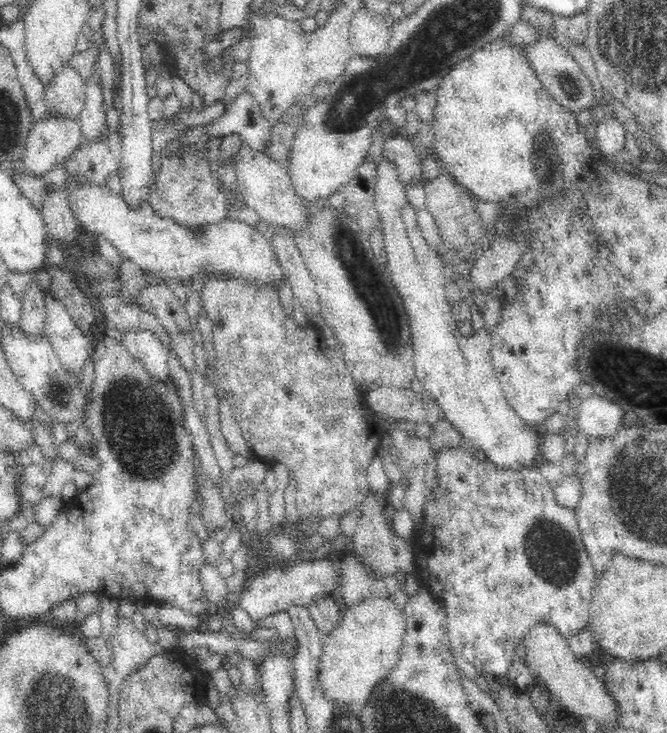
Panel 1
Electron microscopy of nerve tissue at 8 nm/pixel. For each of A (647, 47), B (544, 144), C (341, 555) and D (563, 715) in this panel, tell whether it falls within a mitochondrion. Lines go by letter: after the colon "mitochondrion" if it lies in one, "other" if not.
A: mitochondrion
B: mitochondrion
C: other
D: other

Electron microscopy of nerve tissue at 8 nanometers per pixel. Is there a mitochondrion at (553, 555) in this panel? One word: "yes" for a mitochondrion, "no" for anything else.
yes

